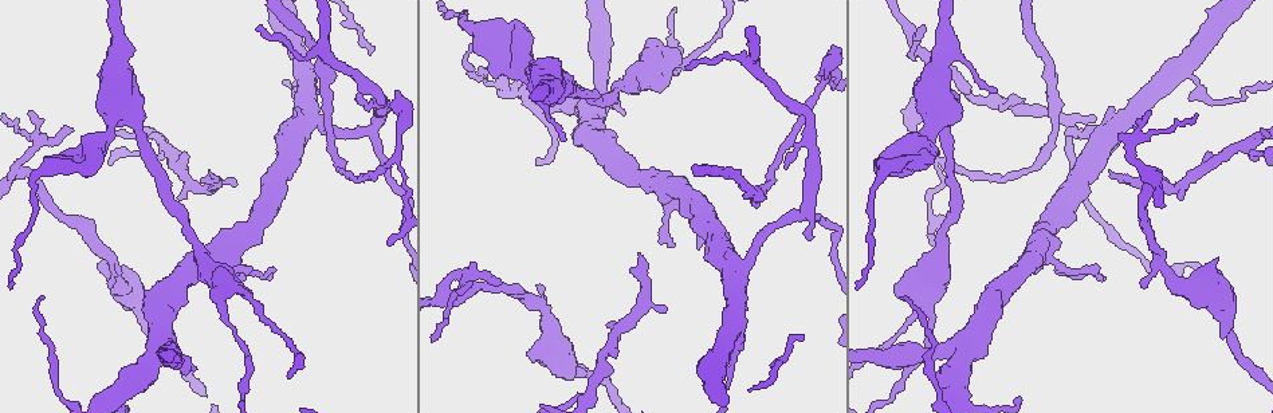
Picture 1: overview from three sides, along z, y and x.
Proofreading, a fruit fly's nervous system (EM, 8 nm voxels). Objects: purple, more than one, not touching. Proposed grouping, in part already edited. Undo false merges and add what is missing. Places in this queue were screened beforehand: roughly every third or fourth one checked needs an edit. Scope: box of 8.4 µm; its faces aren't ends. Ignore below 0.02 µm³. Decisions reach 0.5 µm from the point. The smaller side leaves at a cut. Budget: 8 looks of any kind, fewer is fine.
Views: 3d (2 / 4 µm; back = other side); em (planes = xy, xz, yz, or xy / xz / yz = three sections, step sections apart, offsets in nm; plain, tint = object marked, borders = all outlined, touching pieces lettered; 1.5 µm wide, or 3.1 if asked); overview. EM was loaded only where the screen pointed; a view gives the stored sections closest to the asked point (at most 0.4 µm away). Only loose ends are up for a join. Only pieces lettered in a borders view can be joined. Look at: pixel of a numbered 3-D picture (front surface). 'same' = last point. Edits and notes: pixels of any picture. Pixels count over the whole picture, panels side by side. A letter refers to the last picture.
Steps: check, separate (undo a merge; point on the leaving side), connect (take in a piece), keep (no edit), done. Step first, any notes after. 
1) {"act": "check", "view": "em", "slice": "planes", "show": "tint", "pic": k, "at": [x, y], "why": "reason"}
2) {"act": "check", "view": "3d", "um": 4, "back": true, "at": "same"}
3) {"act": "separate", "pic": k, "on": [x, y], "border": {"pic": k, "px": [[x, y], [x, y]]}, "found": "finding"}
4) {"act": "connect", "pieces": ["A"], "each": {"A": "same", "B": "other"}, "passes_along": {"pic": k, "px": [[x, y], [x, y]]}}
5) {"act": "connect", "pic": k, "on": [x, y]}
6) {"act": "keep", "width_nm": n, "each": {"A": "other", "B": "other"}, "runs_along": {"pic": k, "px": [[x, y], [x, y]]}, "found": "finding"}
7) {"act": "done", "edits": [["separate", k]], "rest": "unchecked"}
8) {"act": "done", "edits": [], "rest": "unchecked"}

{"act": "check", "view": "em", "slice": "xy", "step": 8, "show": "tint", "pic": 1, "at": [368, 132], "why": "three arms meet"}

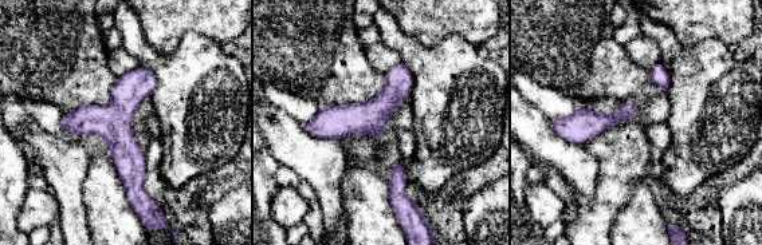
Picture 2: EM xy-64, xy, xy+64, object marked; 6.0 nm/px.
{"act": "check", "view": "em", "slice": "planes", "show": "borders", "at": "same", "why": "another direction"}

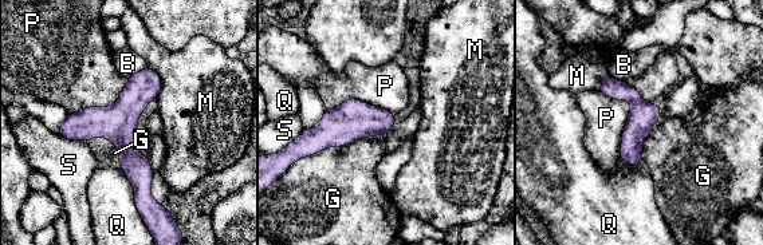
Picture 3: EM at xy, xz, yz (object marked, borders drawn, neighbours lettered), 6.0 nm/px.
{"act": "keep", "width_nm": 160, "each": {"B": "other", "G": "other", "M": "other", "P": "other", "Q": "other", "S": "other"}, "runs_along": {"pic": 3, "px": [[148, 71], [128, 109], [146, 193]]}, "found": "continuous, no second neuron"}

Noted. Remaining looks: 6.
{"act": "check", "view": "em", "slice": "yz", "step": 8, "show": "borders", "pic": 1, "at": [72, 132], "why": "tapers out"}

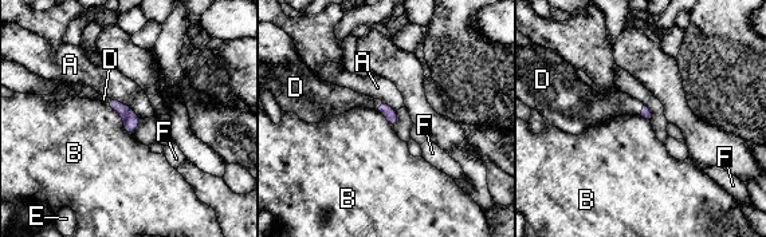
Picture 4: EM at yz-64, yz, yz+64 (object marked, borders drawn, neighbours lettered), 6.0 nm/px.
{"act": "check", "view": "em", "slice": "planes", "show": "borders", "at": "same"}

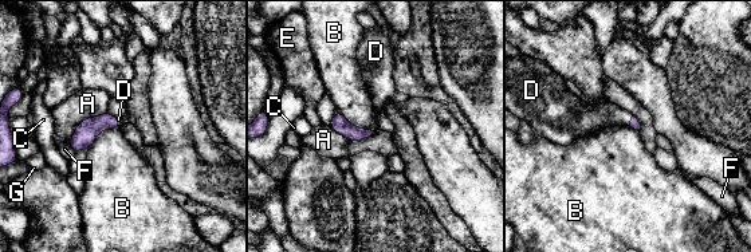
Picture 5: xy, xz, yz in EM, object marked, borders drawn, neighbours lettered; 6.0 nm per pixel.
{"act": "connect", "pieces": ["D"], "each": {"A": "other", "B": "other", "C": "other", "D": "same", "E": "other", "F": "other", "G": "other"}, "found": "it goes on there"}

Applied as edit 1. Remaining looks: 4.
{"act": "check", "view": "overview", "why": "see it whole again"}

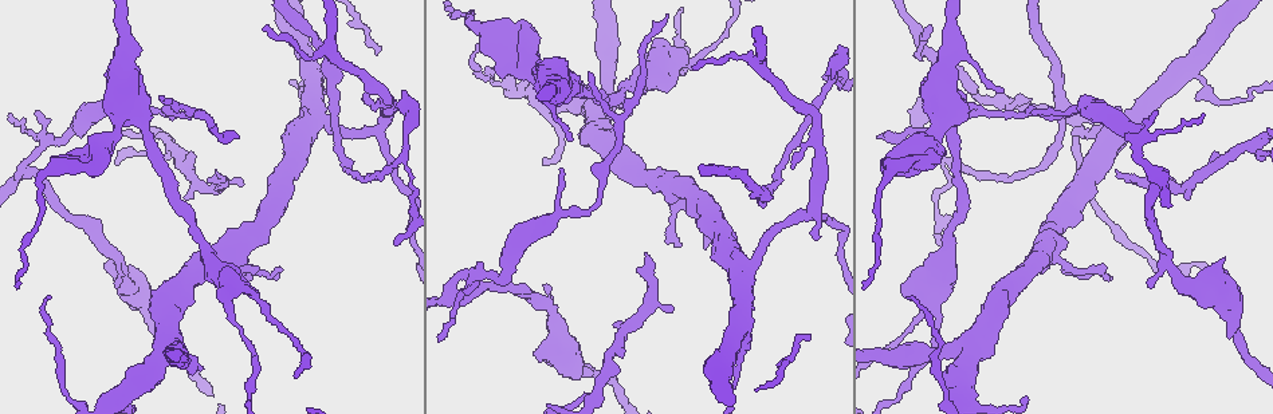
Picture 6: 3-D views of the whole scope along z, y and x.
{"act": "check", "view": "em", "slice": "planes", "show": "borders", "pic": 6, "at": [570, 141], "why": "an open end"}

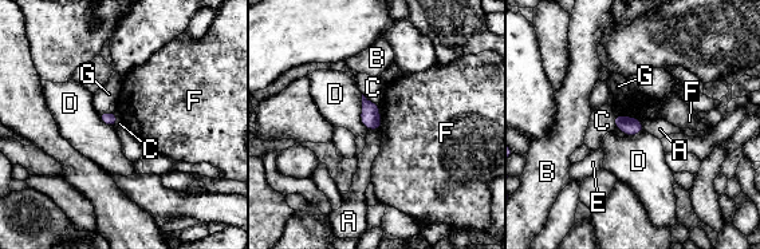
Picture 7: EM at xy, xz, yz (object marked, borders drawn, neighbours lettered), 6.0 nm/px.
{"act": "keep", "each": {"A": "other", "B": "other", "C": "other", "D": "other", "E": "other", "F": "other", "G": "other"}, "border": {"pic": 7, "px": [[641, 121], [644, 130]]}, "found": "no lettered piece goes on from it"}

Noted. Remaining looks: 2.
{"act": "done", "edits": [["connect", 5]], "rest": "unchecked"}

